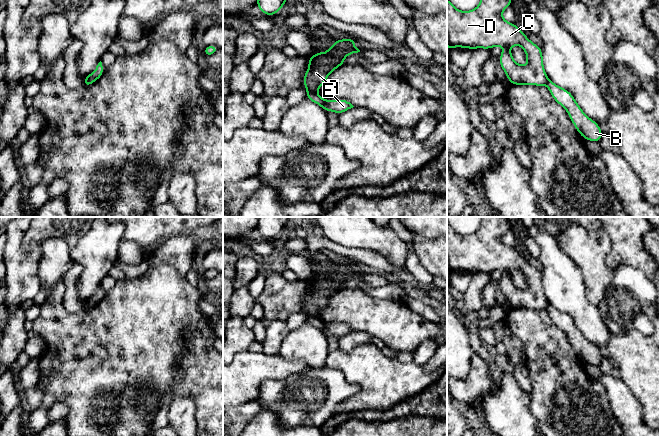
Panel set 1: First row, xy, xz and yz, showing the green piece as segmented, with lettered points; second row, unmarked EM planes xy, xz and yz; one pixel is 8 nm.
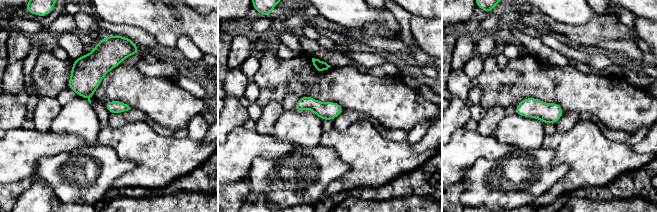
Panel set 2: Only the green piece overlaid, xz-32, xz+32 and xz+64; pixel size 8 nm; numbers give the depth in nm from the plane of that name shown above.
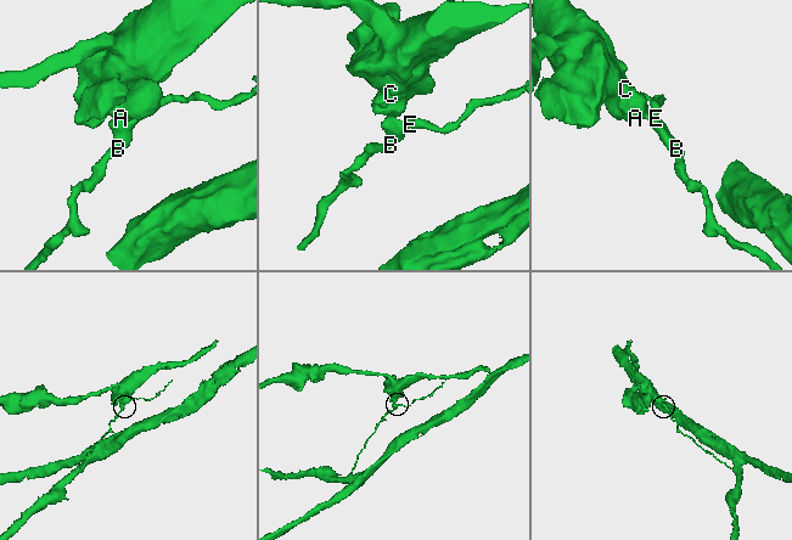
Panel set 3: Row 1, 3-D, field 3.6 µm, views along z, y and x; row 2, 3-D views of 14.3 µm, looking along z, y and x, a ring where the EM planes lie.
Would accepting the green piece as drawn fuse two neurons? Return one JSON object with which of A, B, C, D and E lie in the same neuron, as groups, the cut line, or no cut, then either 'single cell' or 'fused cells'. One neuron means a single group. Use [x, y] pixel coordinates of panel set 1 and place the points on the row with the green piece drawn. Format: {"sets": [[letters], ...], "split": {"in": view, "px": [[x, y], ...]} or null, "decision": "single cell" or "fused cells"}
{"sets": [["A", "C", "D"], ["B", "E"]], "split": {"in": "xz", "px": [[307, 91], [315, 94]]}, "decision": "fused cells"}

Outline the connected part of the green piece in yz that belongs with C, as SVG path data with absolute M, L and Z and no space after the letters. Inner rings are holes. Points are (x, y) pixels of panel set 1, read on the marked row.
M447 0L447 47L469 49L491 49L495 46L503 46L505 49L501 52L499 60L500 66L504 70L510 84L512 85L546 85L549 82L547 73L543 66L542 49L516 26L515 23L507 22L503 17L503 11L513 4L512 0L481 0L479 5L471 11L461 11ZM512 46L521 46L527 57L525 66L515 62L510 48Z

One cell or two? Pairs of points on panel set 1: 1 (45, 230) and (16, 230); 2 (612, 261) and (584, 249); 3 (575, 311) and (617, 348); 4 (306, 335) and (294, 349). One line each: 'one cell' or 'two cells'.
1: two cells
2: two cells
3: two cells
4: one cell

